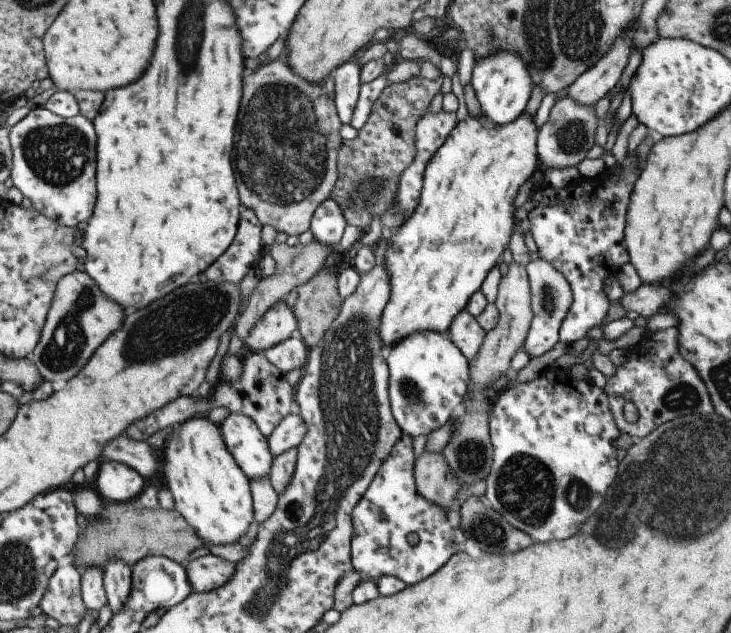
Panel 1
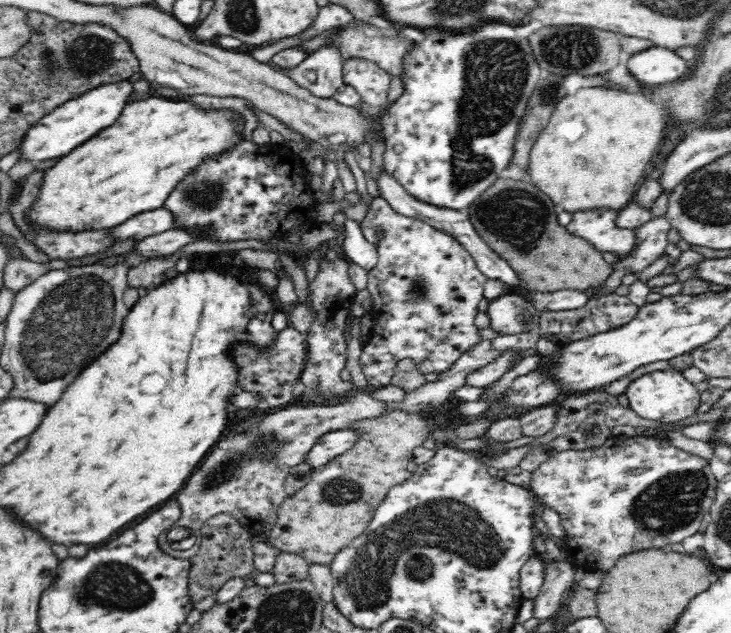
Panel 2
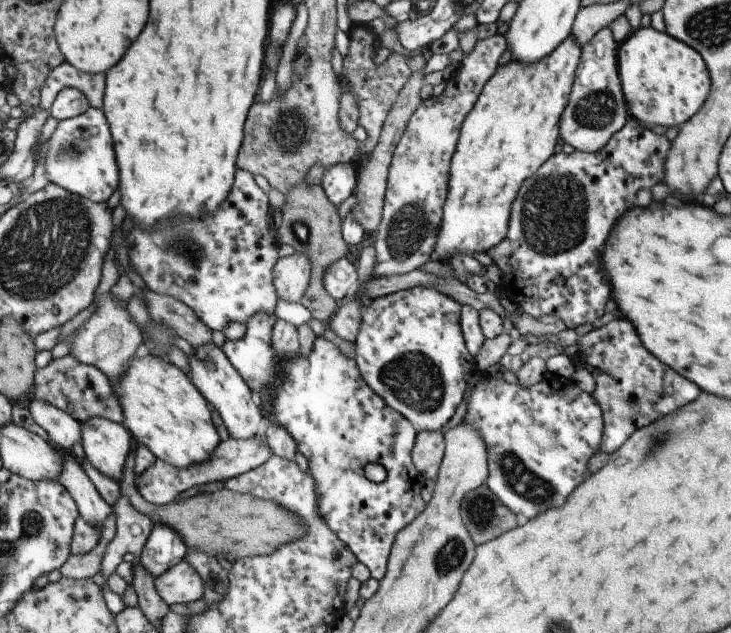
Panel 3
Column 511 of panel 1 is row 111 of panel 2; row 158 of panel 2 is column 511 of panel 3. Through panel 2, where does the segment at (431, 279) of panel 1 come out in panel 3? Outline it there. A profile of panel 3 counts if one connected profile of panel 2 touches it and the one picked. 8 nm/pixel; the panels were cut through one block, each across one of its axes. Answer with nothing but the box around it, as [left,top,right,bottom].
[431,35,582,260]

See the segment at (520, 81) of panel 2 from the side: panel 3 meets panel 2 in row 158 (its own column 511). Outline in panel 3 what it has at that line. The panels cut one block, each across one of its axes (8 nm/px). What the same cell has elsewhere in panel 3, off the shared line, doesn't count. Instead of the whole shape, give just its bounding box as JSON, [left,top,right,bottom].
[462,374,602,518]

